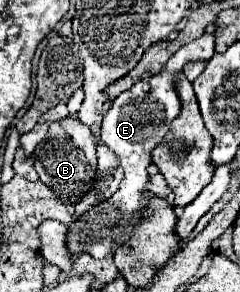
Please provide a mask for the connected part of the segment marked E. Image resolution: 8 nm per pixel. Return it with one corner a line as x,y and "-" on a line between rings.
204,33
202,37
186,43
180,47
168,63
162,67
160,73
152,75
150,79
140,79
136,81
128,91
120,93
112,107
108,109
104,121
102,121
102,131
100,131
100,141
106,143
118,157
122,169
124,169
124,181
120,189
106,201
94,205
90,211
84,215
76,217
74,223
68,227
68,237
66,237
66,249
72,257
80,253
88,253
94,259
102,259
116,251
130,235
132,235
132,223
130,217
140,211
140,207
146,205
146,185
148,185
148,165
152,163
152,149
164,139
166,131
170,129
172,119
178,117
182,103
176,91
174,81
182,73
184,65
210,59
214,55
214,35

